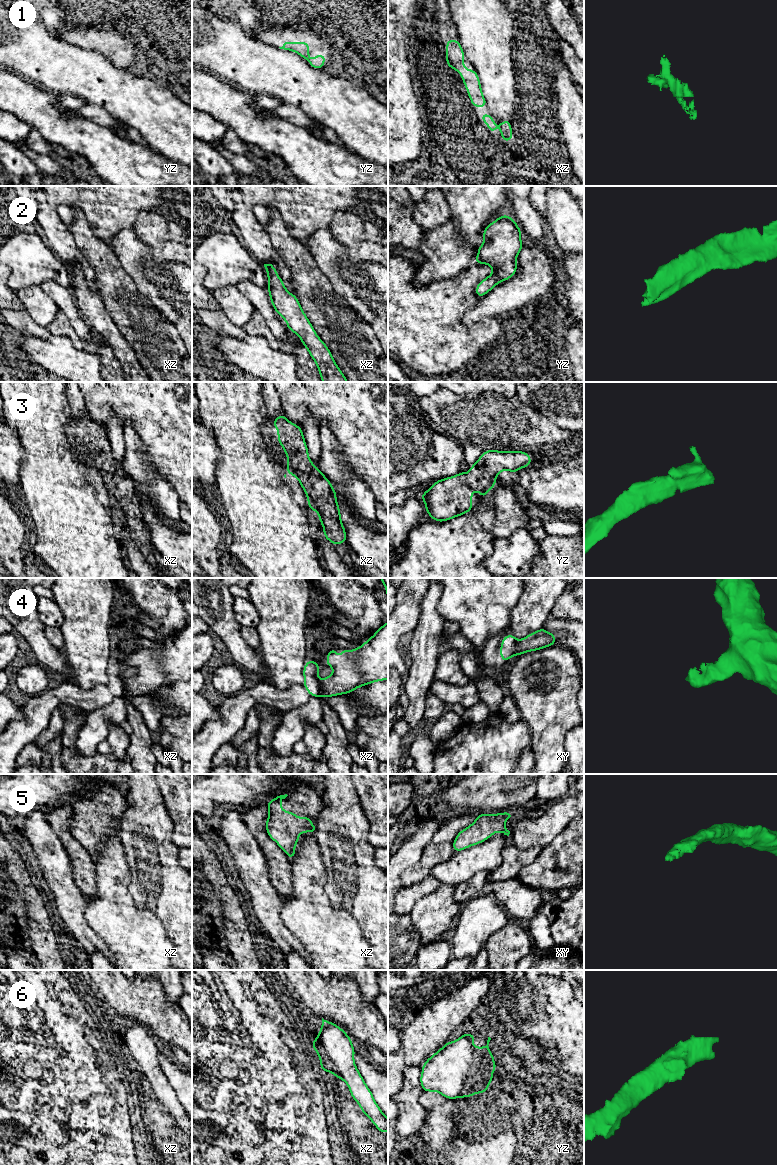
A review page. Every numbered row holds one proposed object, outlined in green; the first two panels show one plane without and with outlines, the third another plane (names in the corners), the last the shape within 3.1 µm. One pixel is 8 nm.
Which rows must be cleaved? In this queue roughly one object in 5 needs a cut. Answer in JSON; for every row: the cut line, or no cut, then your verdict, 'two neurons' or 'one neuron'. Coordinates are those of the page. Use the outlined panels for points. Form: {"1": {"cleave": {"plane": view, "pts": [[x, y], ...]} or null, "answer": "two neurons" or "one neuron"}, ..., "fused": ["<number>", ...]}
{"1": {"cleave": null, "answer": "one neuron"}, "2": {"cleave": null, "answer": "one neuron"}, "3": {"cleave": null, "answer": "one neuron"}, "4": {"cleave": null, "answer": "one neuron"}, "5": {"cleave": null, "answer": "one neuron"}, "6": {"cleave": null, "answer": "one neuron"}, "fused": []}

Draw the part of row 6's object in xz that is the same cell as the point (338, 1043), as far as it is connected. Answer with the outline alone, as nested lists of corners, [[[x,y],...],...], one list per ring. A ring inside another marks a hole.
[[[323,1018],[321,1025],[317,1038],[312,1042],[312,1049],[320,1058],[321,1070],[344,1080],[349,1087],[351,1097],[358,1103],[361,1111],[381,1133],[386,1134],[388,1118],[377,1105],[355,1065],[355,1049],[351,1038],[339,1026]]]

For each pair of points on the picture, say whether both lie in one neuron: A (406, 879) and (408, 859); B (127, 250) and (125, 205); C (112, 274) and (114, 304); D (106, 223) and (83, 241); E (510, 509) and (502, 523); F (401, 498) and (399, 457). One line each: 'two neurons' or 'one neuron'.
A: two neurons
B: two neurons
C: one neuron
D: two neurons
E: one neuron
F: two neurons

